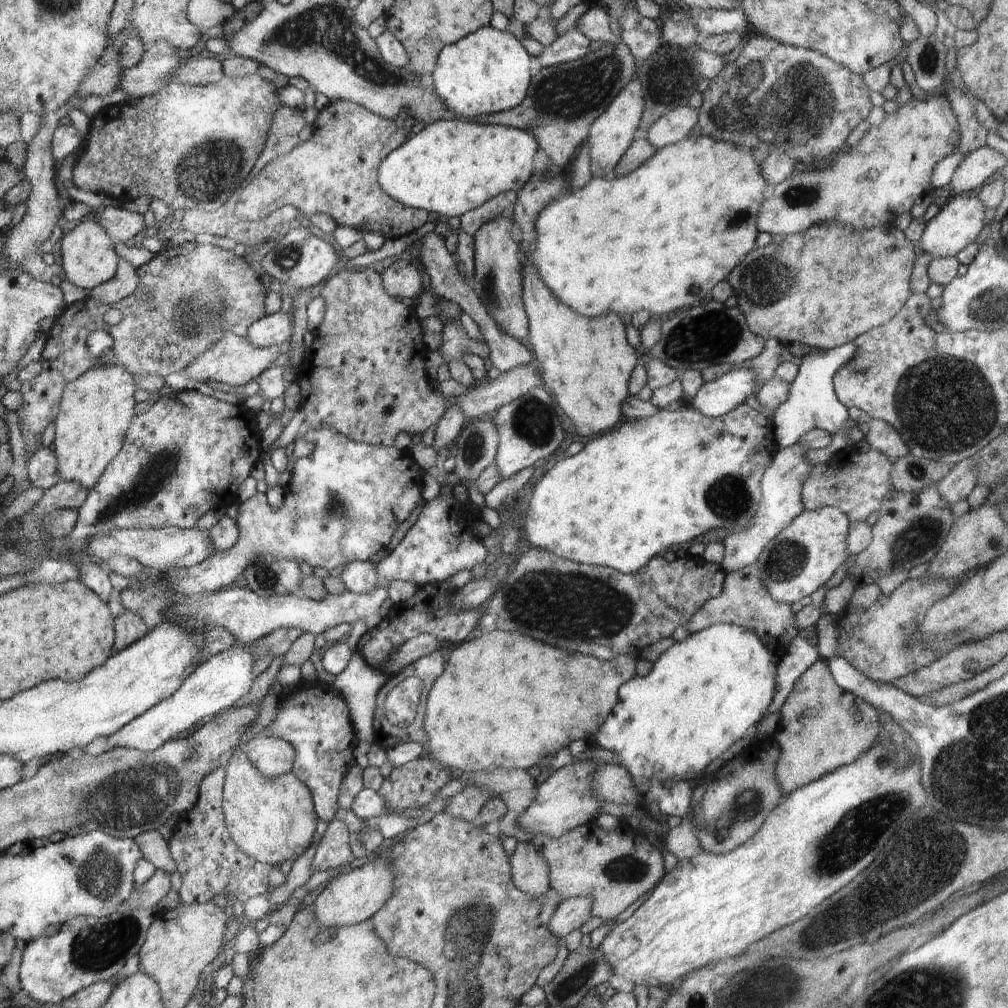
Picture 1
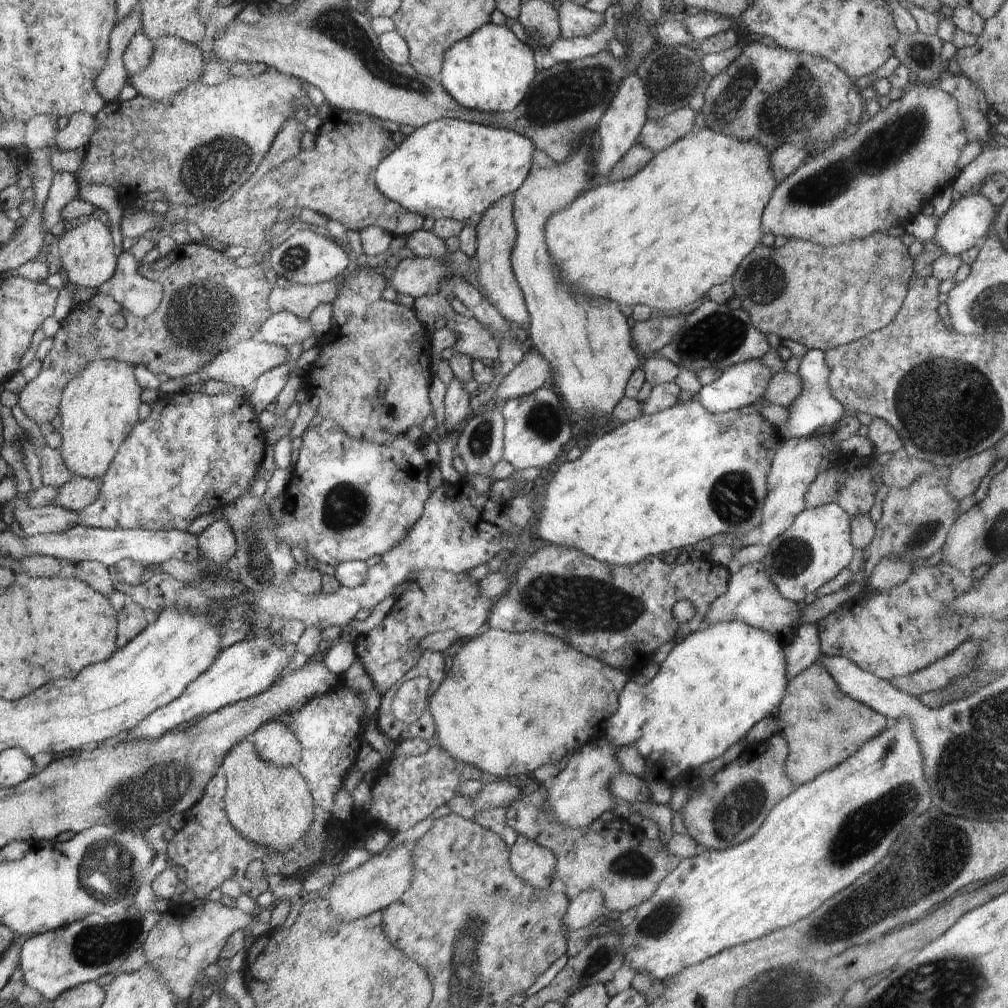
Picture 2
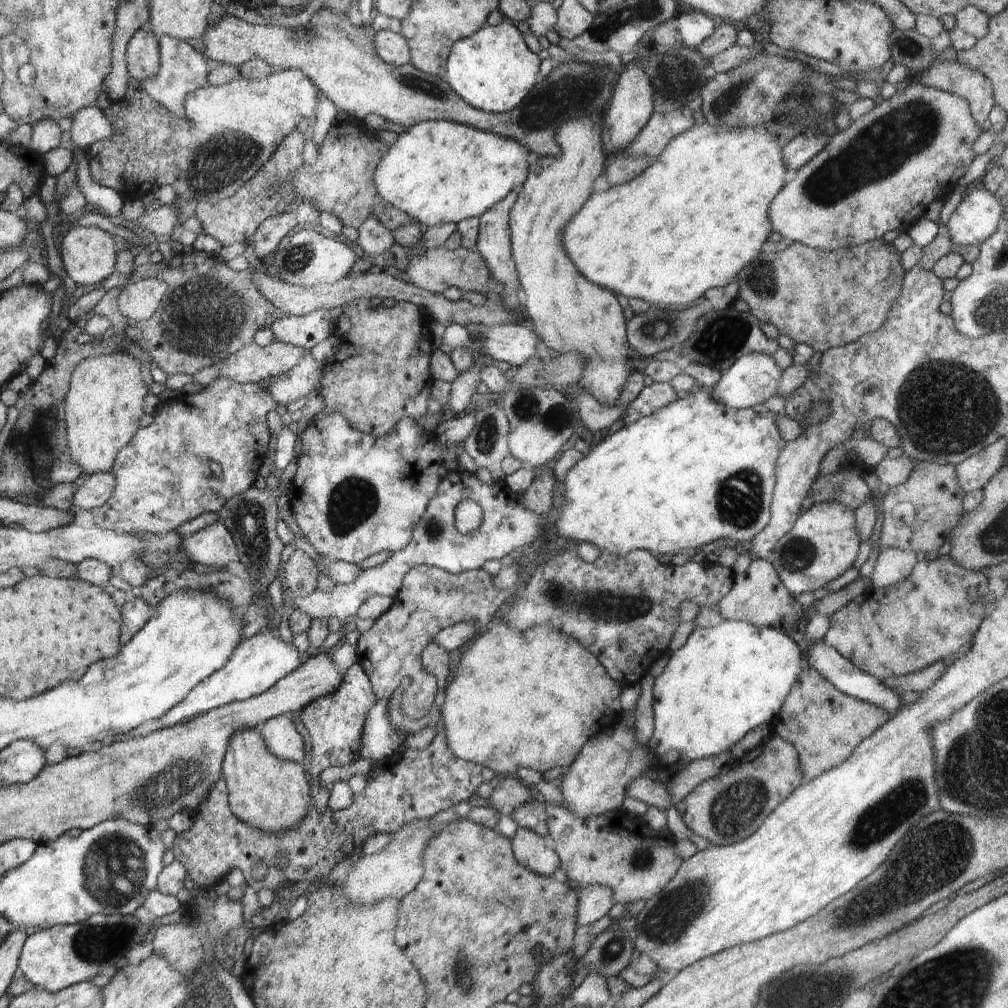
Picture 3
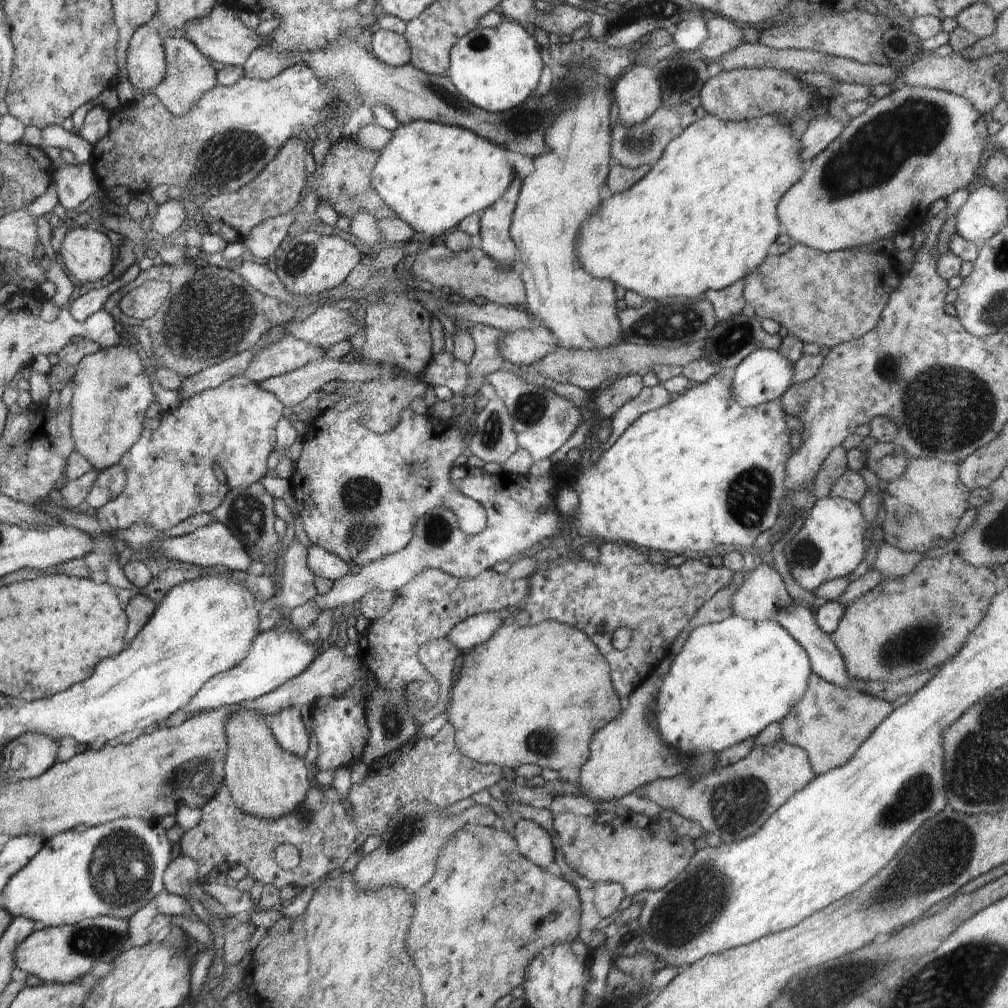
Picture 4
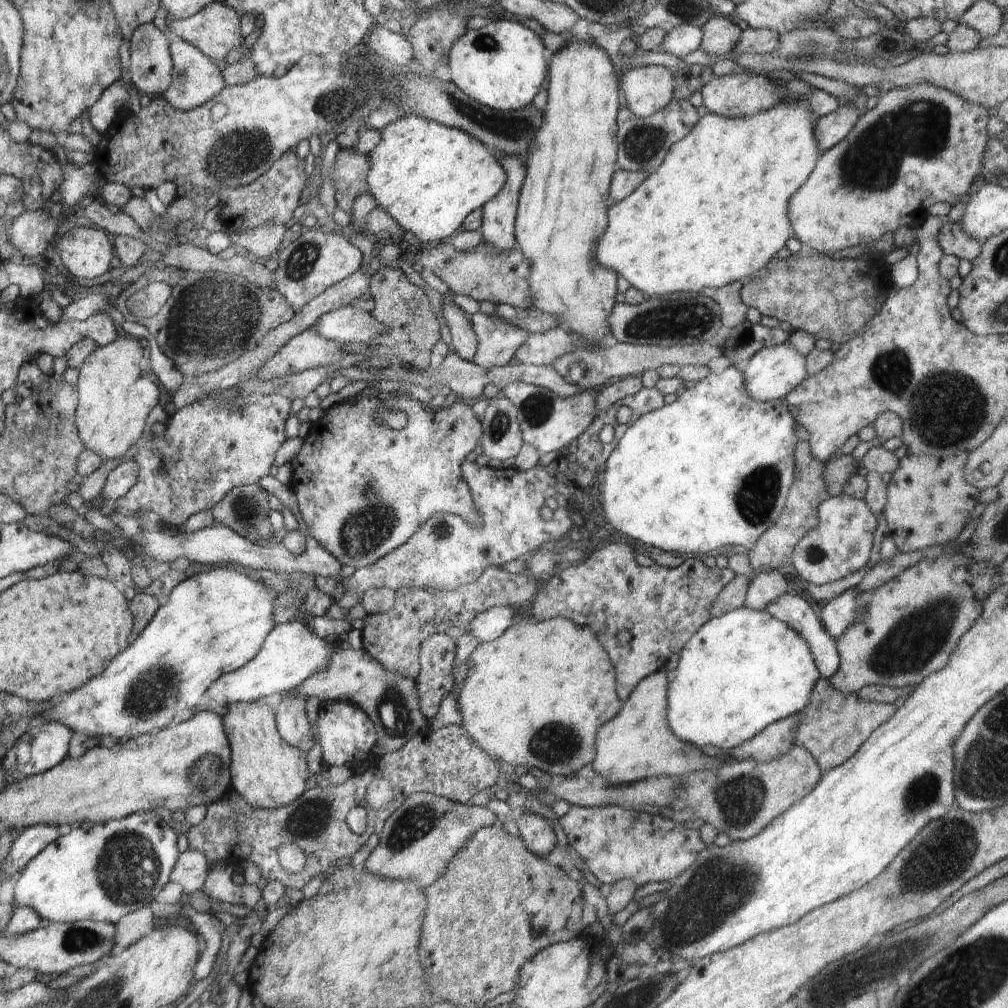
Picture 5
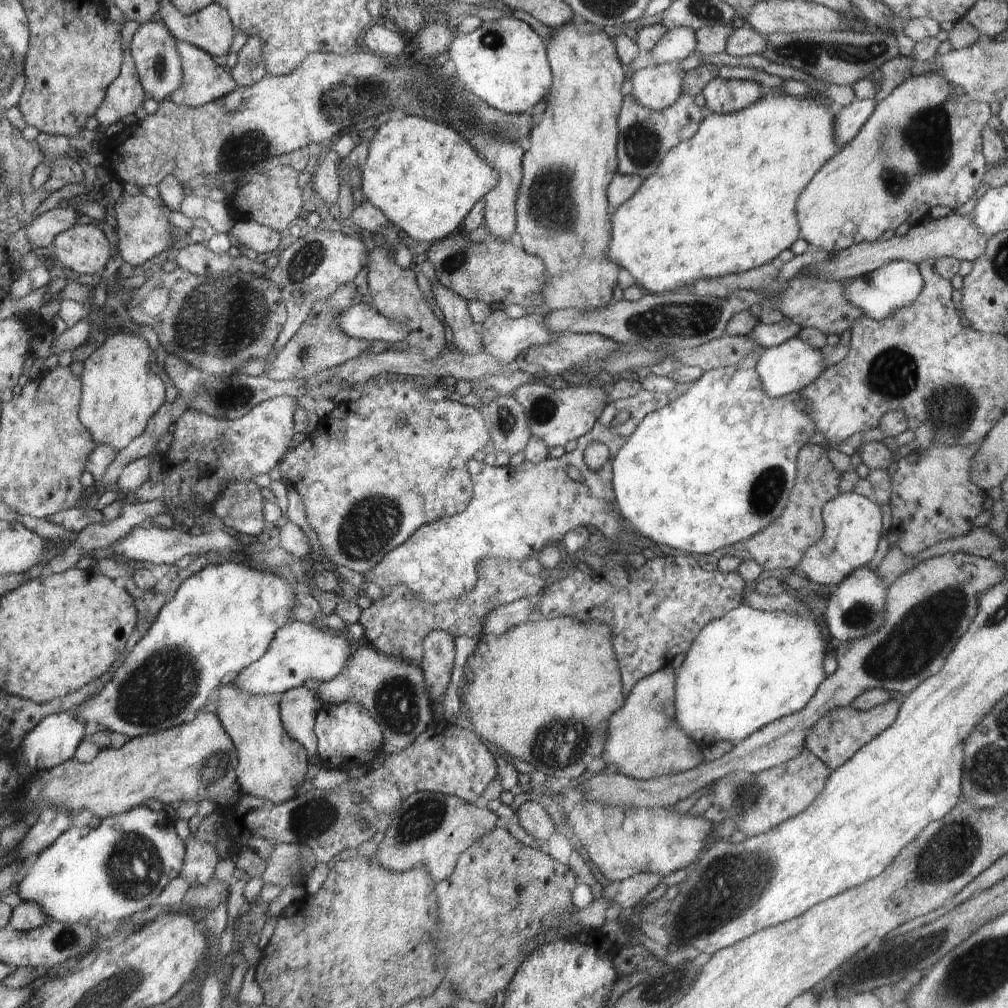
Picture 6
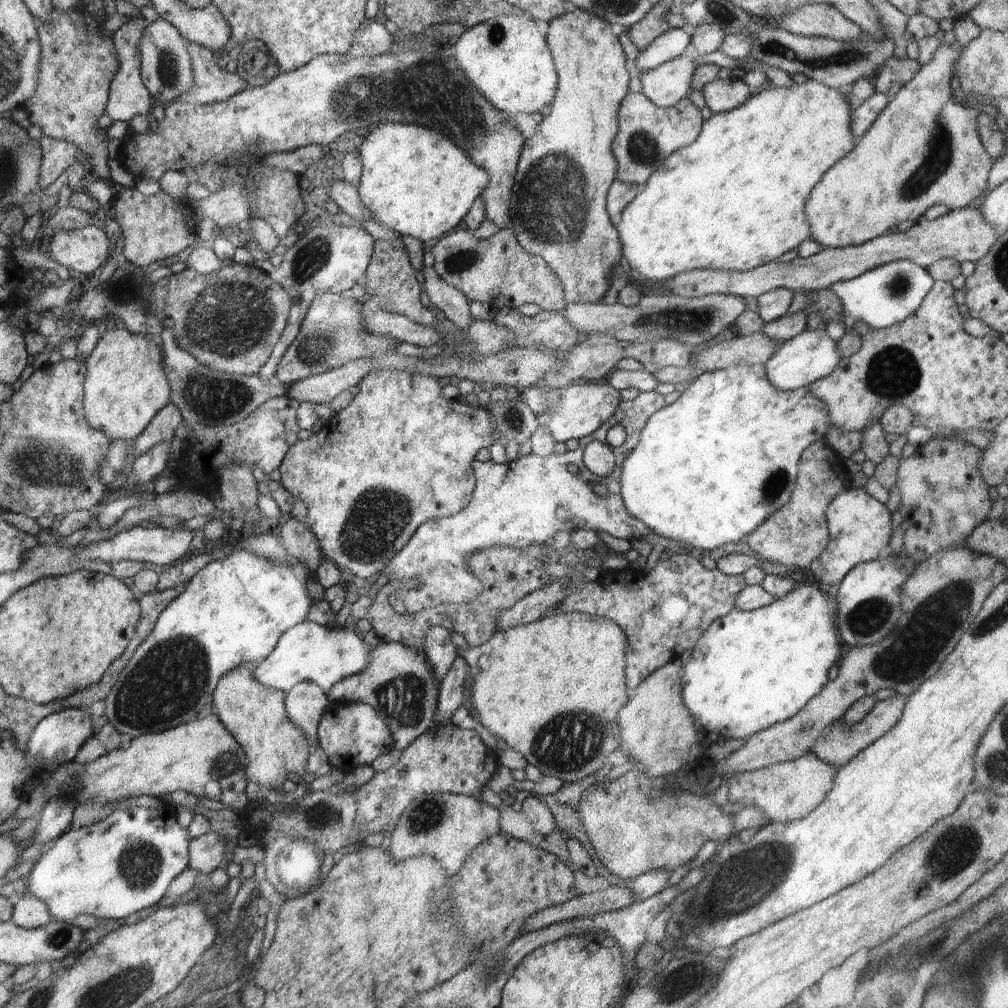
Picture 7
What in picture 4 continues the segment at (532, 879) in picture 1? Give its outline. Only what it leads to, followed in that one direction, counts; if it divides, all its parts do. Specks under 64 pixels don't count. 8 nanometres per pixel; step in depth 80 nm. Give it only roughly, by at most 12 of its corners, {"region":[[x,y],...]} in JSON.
{"region":[[521,818],[512,829],[519,853],[546,868],[555,859],[552,837]]}

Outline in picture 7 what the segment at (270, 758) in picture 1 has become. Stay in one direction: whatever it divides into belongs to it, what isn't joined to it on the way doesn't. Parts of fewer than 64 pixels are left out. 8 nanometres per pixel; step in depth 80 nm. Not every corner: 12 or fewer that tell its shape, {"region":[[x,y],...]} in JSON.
{"region":[[319,684],[285,692],[287,715],[315,749],[328,698]]}

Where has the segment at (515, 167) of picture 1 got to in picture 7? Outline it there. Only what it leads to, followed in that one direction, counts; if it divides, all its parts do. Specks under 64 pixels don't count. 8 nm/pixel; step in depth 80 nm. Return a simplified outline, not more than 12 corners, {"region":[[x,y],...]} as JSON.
{"region":[[440,132],[359,144],[374,220],[422,242],[462,227],[487,172]]}

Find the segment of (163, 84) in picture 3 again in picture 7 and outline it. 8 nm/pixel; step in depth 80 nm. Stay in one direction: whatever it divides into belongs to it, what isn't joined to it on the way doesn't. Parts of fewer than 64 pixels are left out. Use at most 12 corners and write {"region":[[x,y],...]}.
{"region":[[187,43],[195,87],[179,100],[212,104],[249,86],[211,49]]}

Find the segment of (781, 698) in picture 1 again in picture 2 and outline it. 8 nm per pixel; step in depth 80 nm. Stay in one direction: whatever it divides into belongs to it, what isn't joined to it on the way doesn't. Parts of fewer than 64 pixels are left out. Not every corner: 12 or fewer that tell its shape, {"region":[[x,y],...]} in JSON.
{"region":[[802,622],[787,645],[789,680],[821,655],[818,623]]}

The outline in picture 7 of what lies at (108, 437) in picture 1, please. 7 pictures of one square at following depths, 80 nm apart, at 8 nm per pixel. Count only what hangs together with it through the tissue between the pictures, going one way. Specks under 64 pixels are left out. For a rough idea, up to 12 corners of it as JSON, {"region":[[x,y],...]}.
{"region":[[104,328],[85,360],[92,428],[134,440],[170,402],[152,335]]}

